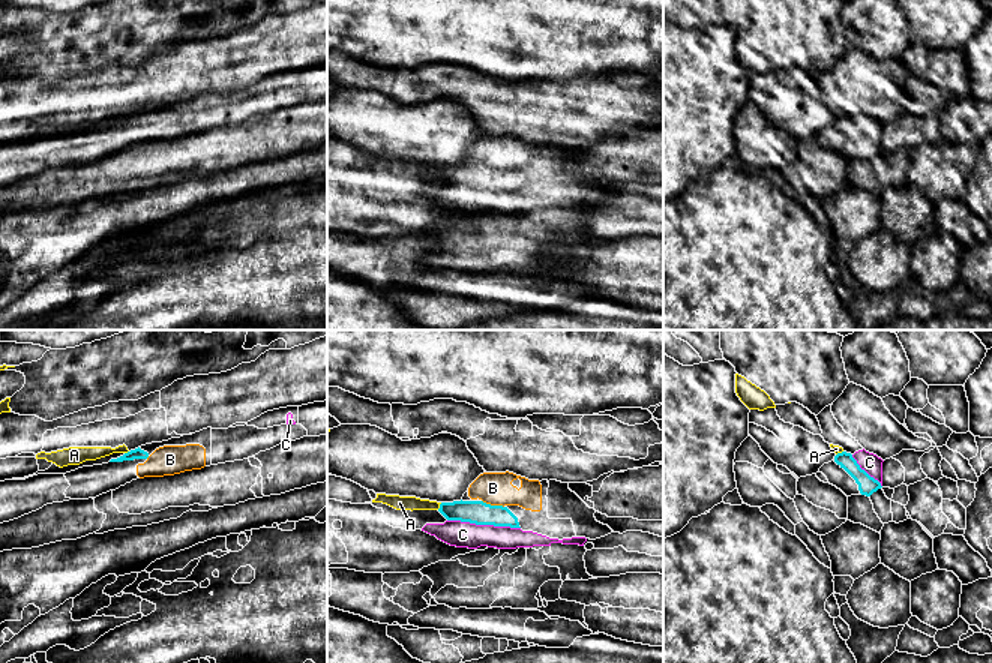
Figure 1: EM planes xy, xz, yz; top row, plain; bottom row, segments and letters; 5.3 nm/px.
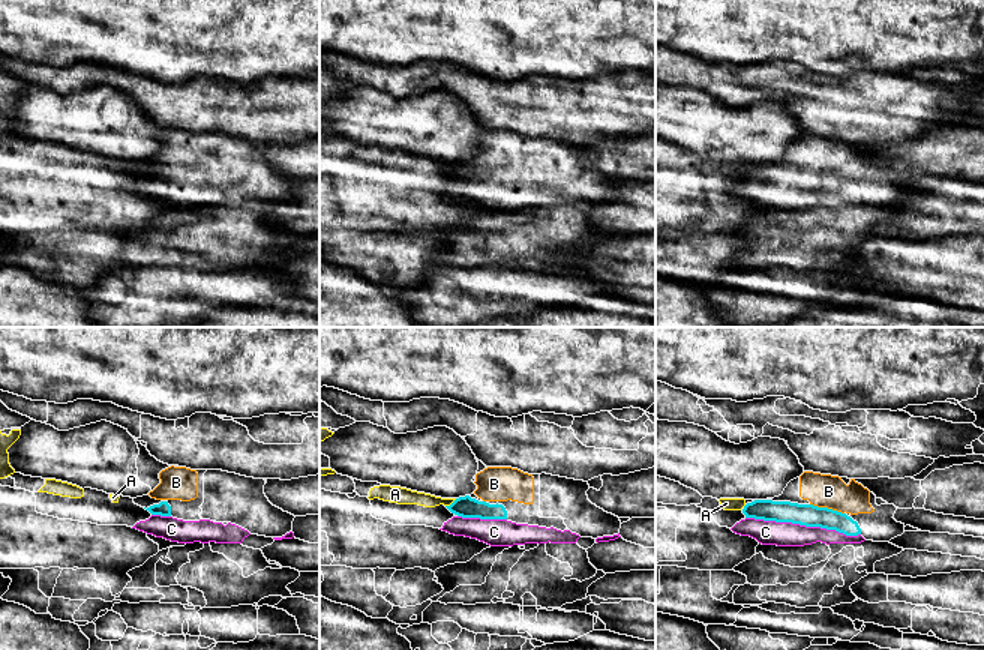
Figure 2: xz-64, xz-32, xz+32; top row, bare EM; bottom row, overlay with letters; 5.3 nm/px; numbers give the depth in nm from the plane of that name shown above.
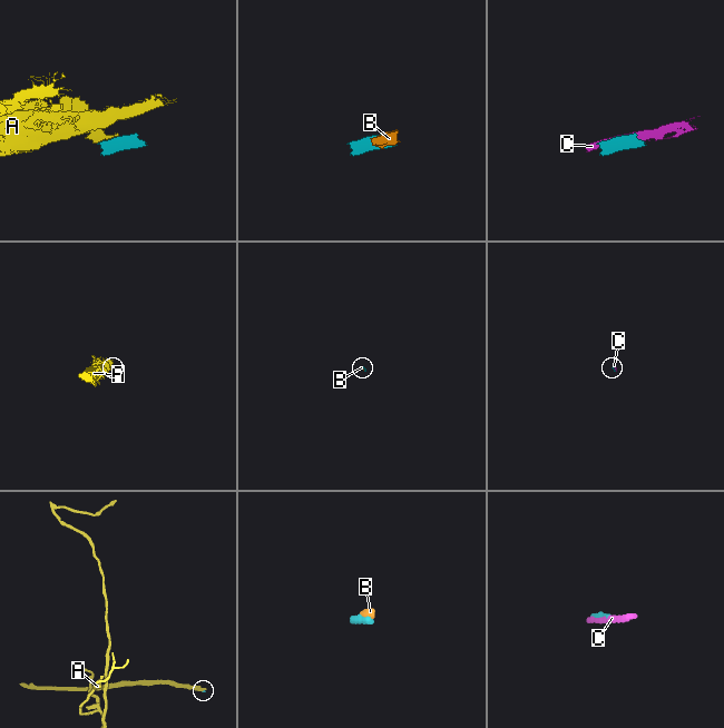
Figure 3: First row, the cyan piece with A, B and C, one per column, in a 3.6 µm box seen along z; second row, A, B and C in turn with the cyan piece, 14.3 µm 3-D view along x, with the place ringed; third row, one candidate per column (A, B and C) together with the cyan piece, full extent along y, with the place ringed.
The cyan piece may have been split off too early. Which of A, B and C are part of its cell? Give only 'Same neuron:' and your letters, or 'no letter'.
Same neuron: B, C

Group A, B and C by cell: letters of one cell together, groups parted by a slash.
A / B C

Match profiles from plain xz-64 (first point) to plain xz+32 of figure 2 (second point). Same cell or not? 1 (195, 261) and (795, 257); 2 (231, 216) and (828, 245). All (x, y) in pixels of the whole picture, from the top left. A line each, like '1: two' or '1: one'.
1: one
2: one

